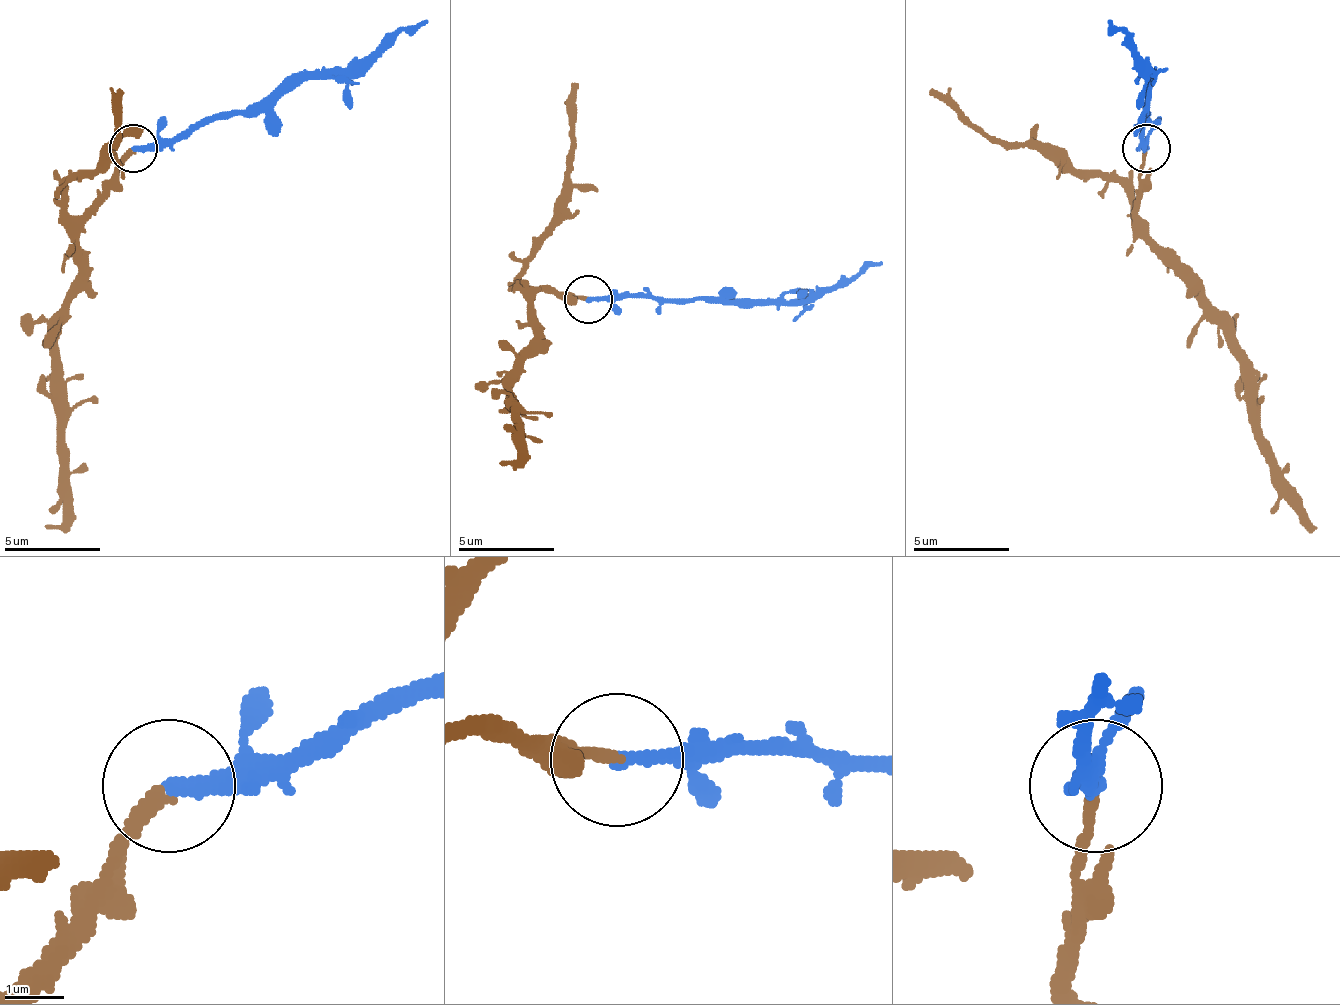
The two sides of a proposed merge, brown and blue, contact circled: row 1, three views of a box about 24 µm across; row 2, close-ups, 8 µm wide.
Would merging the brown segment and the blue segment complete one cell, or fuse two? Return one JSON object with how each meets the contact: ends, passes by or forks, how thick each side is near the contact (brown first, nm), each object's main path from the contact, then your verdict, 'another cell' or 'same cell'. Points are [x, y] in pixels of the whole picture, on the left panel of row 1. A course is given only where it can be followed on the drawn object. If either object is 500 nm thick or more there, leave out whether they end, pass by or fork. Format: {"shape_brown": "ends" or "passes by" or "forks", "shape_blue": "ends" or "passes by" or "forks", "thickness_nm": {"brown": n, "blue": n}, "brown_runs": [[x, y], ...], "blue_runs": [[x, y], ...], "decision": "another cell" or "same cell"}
{"shape_brown": "ends", "shape_blue": "ends", "thickness_nm": {"brown": 200, "blue": 240}, "brown_runs": [[132, 149], [79, 240], [79, 293], [55, 332], [55, 447], [65, 519], [46, 524]], "blue_runs": [[132, 149], [175, 144], [214, 120], [257, 115], [310, 77], [358, 77], [425, 19]], "decision": "same cell"}

